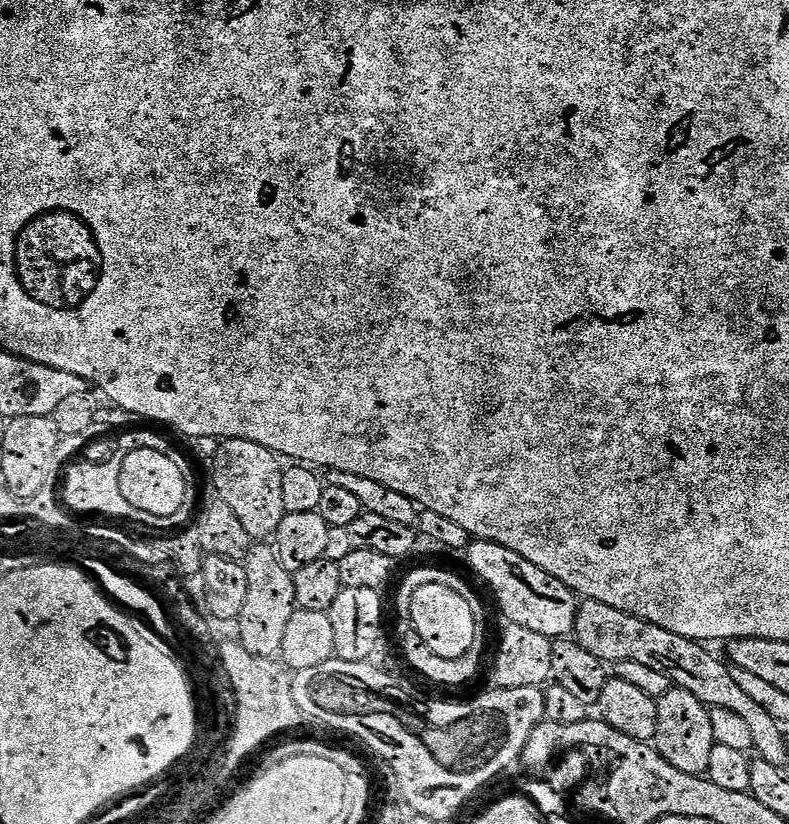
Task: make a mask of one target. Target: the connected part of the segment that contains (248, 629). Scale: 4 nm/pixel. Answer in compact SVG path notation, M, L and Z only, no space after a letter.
M268 542L253 543L242 563L246 570L249 589L238 617L240 626L238 641L251 654L277 657L286 626L298 609L292 581L293 573L281 562L279 551Z

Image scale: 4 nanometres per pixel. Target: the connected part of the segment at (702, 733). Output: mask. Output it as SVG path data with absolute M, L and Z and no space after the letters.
M672 686L664 696L656 700L658 730L654 747L670 766L686 774L703 777L710 766L711 751L716 747L714 726L710 726L710 711L694 694Z

